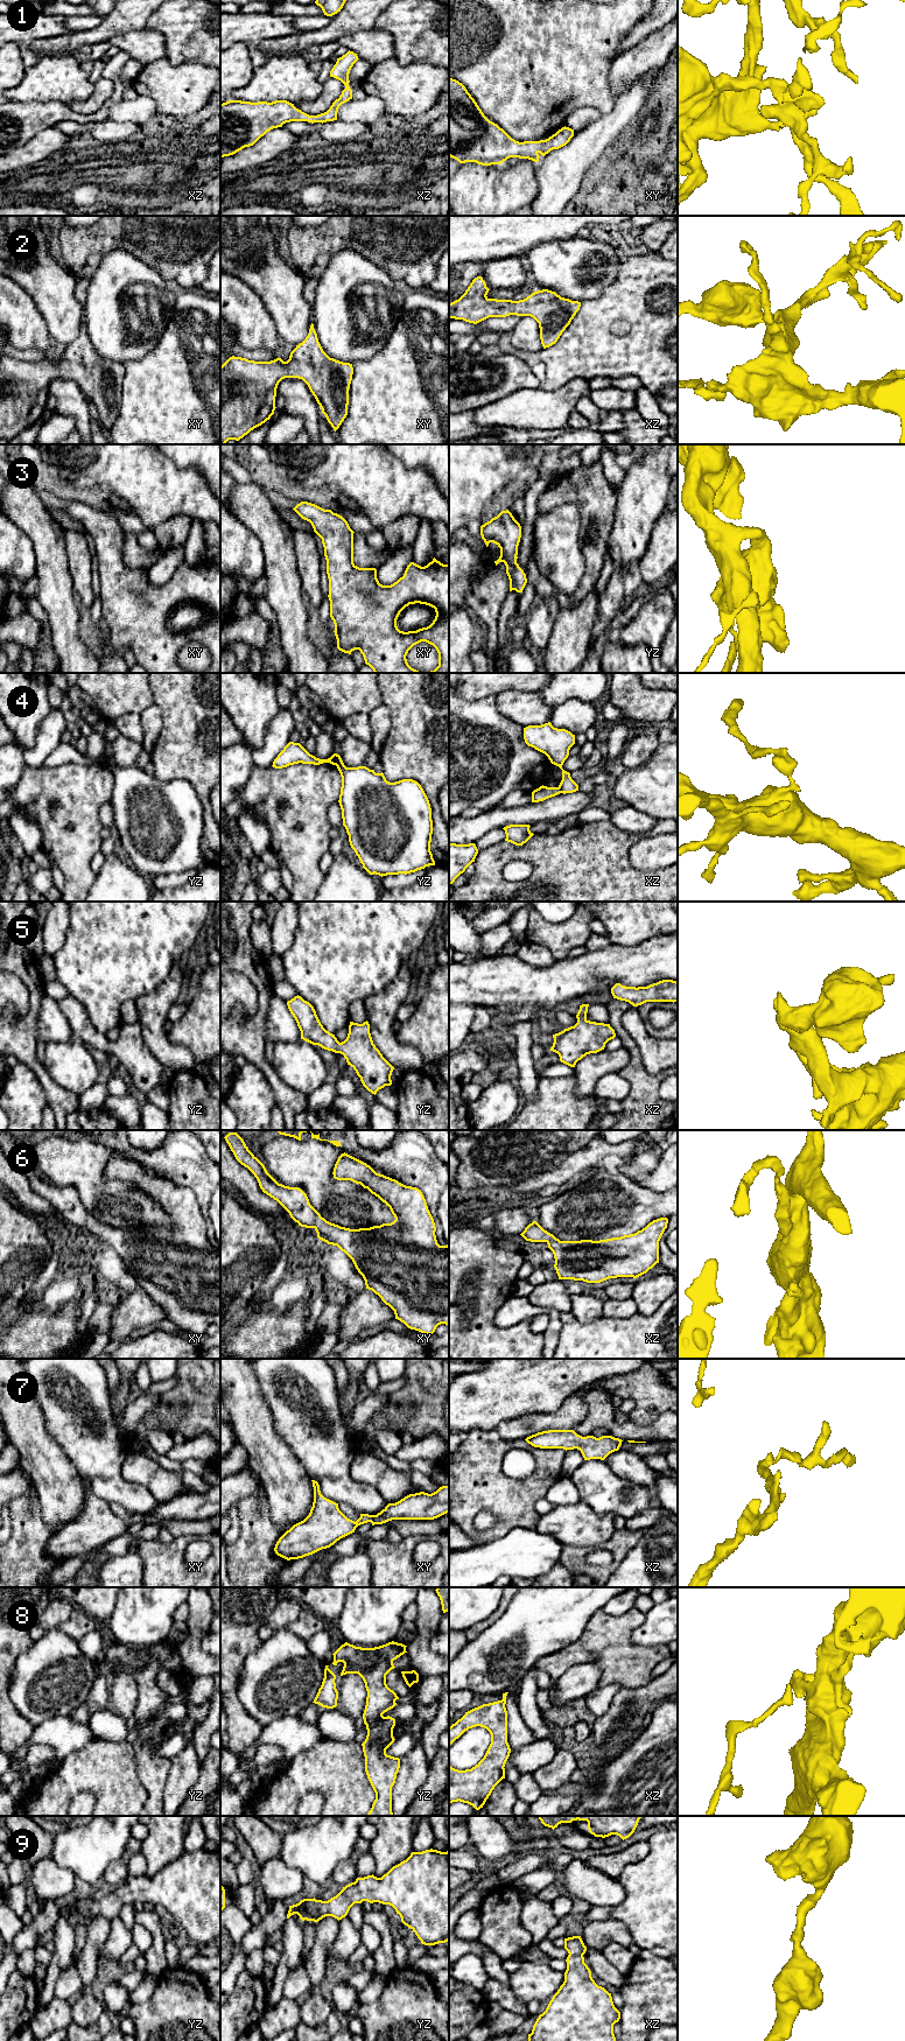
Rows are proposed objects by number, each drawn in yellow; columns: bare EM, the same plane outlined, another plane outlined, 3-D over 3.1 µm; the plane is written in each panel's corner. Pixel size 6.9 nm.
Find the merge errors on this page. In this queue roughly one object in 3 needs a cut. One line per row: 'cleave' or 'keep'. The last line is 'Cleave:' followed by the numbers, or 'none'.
1: keep
2: keep
3: keep
4: cleave
5: keep
6: keep
7: keep
8: cleave
9: keep
Cleave: 4, 8

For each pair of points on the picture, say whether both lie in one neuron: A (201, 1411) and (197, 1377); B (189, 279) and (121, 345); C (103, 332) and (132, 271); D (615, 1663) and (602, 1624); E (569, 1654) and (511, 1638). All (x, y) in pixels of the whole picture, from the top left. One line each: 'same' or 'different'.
A: same
B: different
C: same
D: same
E: different

